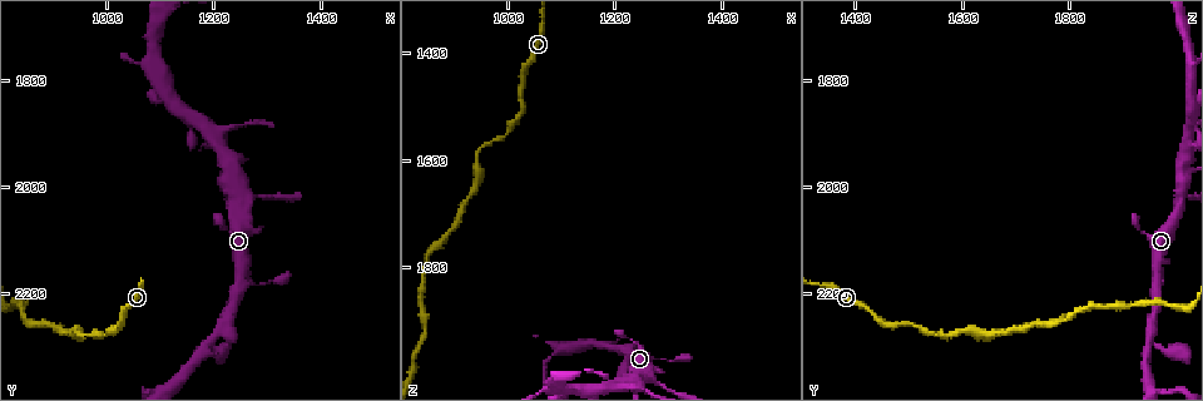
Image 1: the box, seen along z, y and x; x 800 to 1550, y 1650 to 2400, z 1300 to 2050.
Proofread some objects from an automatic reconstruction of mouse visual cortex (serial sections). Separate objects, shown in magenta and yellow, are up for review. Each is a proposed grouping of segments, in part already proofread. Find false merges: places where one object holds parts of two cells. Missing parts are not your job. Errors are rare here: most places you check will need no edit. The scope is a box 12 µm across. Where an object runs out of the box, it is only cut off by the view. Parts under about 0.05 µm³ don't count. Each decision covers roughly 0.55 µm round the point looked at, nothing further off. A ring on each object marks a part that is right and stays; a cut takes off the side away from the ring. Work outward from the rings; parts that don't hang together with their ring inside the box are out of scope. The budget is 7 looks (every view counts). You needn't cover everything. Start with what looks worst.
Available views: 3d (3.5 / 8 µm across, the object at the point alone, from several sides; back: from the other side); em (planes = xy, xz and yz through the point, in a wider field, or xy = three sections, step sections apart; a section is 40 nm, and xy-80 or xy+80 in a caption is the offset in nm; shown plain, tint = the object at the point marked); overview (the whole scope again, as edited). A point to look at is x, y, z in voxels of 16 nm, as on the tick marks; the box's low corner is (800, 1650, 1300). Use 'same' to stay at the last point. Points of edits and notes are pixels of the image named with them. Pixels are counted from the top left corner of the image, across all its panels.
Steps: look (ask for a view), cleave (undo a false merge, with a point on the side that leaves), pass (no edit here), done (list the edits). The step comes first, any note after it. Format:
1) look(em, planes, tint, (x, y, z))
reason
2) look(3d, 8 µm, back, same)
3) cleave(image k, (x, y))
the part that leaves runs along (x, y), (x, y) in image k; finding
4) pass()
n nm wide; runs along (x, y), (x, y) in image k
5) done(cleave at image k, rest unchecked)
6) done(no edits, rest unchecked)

look(3d, 8 µm, (1035, 2235, 1430))
thin neck

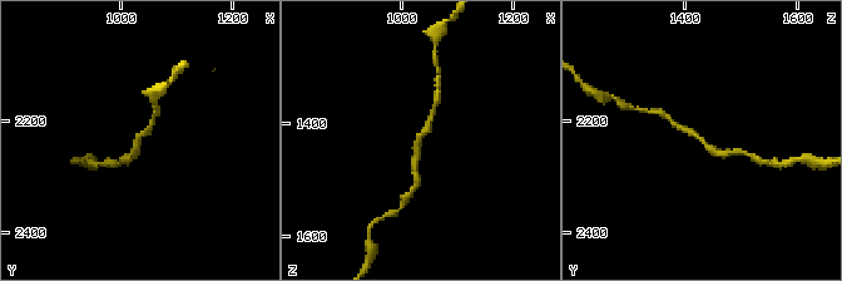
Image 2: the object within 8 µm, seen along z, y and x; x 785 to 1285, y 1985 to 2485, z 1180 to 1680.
look(em, xy, step 3, tint, (1030, 2235, 1435))

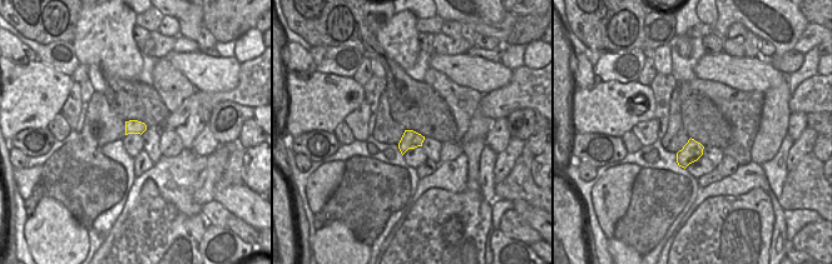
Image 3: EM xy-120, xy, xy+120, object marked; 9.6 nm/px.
pass()
runs along (678, 126), (717, 153), (737, 151) in image 2; continuous, no second cell

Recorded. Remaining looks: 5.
look(3d, 3.5 µm, (1210, 2270, 1955))

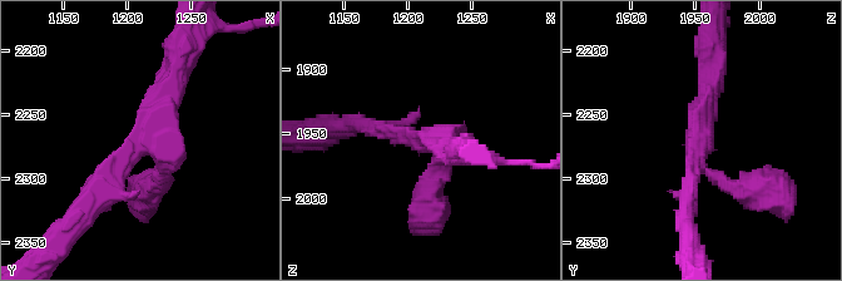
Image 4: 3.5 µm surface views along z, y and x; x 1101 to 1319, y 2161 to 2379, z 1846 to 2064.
look(em, planes, tint, (1216, 2266, 1954))
3 arms; arms of 200, 250, 300 nm; now the EM

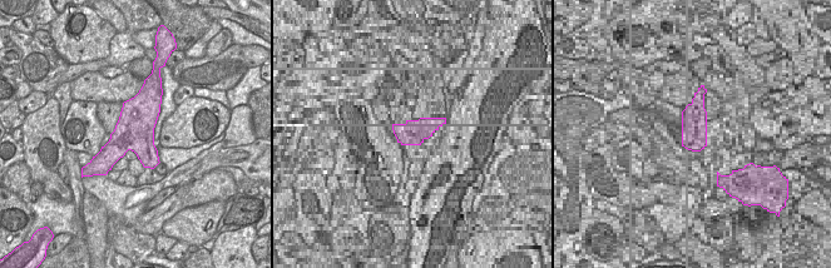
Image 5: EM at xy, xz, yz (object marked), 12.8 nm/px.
pass()
runs along (178, 63), (150, 132), (89, 201) in image 4; continuous, no second cell

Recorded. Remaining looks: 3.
look(3d, 3.5 µm, (1245, 2025, 2005))
two arms in line, one across

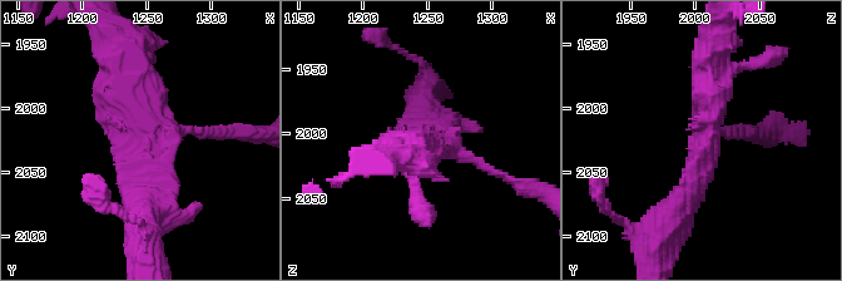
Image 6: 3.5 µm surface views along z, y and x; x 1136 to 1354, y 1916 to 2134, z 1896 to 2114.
look(em, xy, step 5, plain, (1248, 2026, 2010))
3 arms; arms of 150, 400, 450 nm

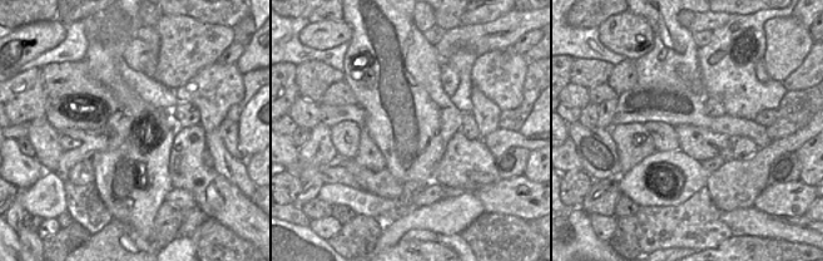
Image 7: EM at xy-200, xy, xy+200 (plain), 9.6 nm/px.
look(em, xy, step 5, tint, same)
with the object marked

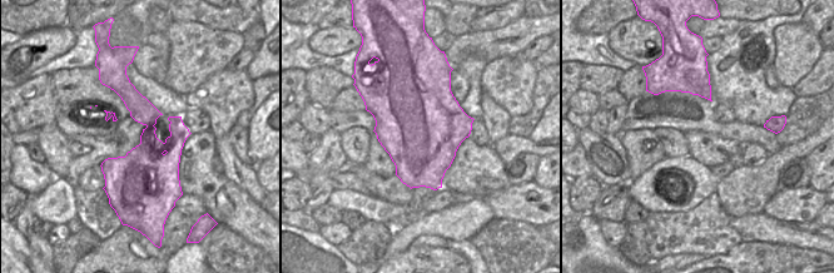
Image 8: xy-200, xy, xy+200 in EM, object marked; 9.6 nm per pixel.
pass()
continuous, no second cell

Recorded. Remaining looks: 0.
done(no edits, rest unchecked)

